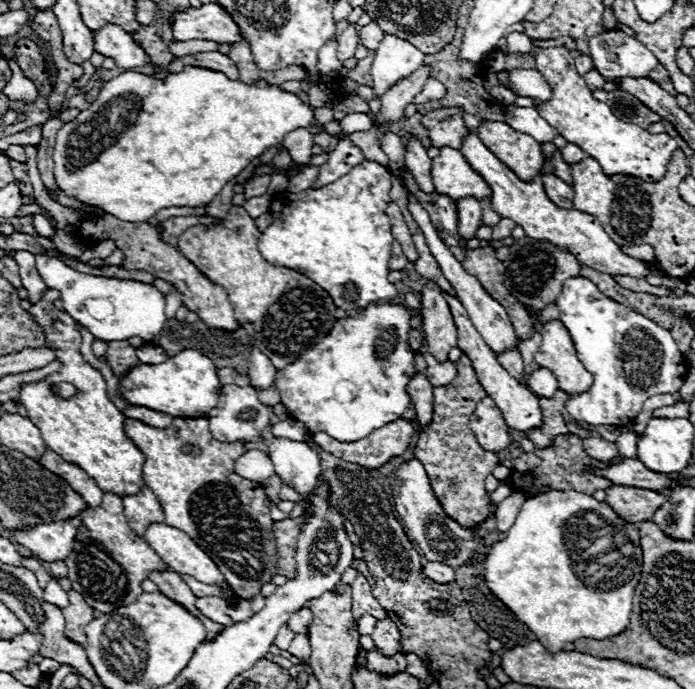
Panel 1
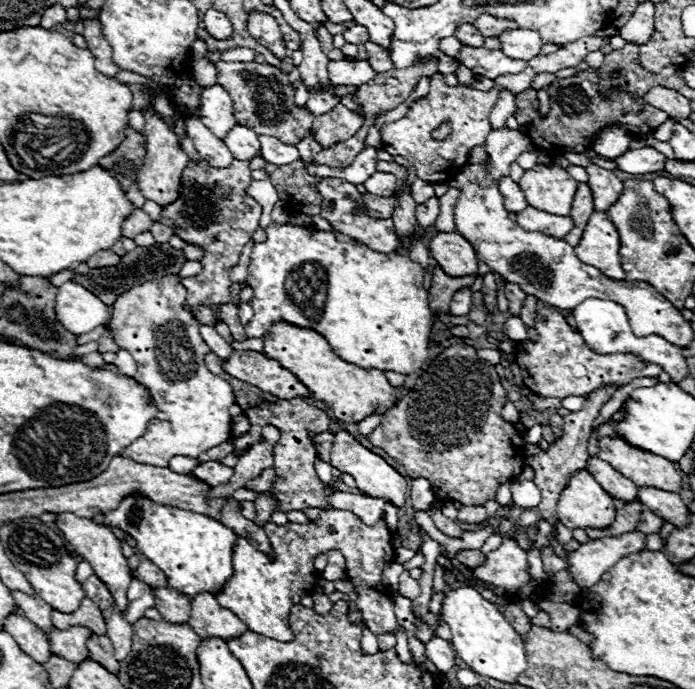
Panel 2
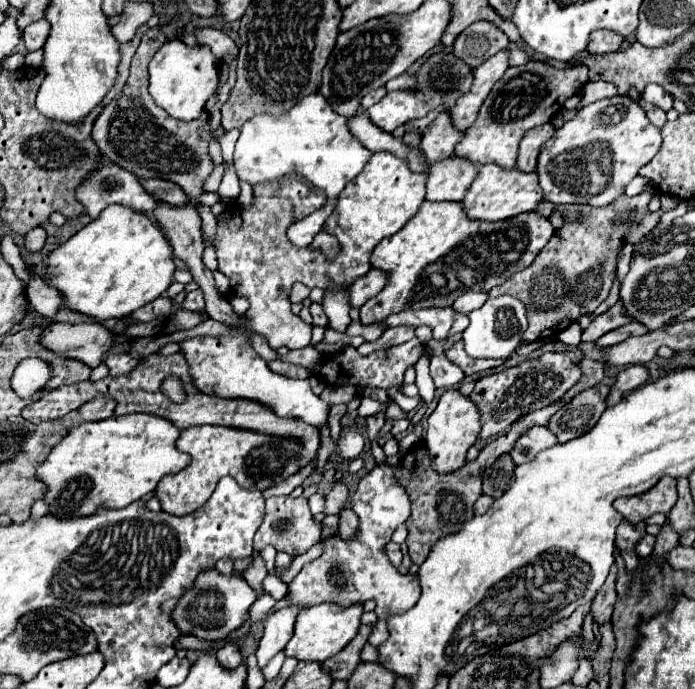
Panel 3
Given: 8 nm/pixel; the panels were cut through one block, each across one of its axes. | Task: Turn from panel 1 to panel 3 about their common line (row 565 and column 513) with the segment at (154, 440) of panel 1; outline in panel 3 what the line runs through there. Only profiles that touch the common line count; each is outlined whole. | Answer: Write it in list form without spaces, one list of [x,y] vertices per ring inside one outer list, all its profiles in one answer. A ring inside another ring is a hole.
[[[426,202],[424,206],[420,206],[420,212],[416,212],[416,216],[412,216],[412,220],[396,234],[396,236],[390,236],[388,240],[382,240],[374,252],[372,252],[372,266],[374,268],[382,268],[382,270],[388,270],[390,272],[390,282],[384,286],[384,290],[376,296],[376,298],[370,298],[362,310],[360,310],[360,322],[362,324],[374,324],[378,320],[386,320],[390,314],[394,312],[400,312],[400,310],[418,310],[418,308],[430,308],[430,306],[452,306],[454,300],[466,292],[488,292],[490,288],[494,286],[500,286],[504,284],[508,278],[512,278],[516,272],[528,268],[532,264],[532,260],[536,258],[536,254],[544,248],[544,244],[550,240],[552,236],[552,224],[550,220],[546,220],[544,216],[540,216],[538,212],[524,212],[524,214],[518,214],[518,216],[512,216],[508,220],[500,220],[500,222],[488,222],[488,220],[472,220],[464,214],[464,204],[460,202]]]

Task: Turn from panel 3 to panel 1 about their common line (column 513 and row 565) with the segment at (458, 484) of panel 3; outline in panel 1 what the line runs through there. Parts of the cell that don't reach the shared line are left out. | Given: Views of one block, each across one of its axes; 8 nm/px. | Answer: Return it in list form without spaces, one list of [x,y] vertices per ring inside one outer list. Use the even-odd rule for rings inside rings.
[[[426,562],[424,564],[424,574],[428,578],[432,578],[434,582],[442,582],[442,584],[452,582],[452,568],[444,566],[442,562]]]

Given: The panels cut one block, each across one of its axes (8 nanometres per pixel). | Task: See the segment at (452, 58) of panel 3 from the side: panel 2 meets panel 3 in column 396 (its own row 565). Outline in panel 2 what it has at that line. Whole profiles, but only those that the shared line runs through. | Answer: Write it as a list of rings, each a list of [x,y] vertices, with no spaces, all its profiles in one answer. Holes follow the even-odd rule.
[[[72,512],[58,514],[58,516],[56,516],[56,526],[58,526],[58,530],[62,532],[62,536],[72,544],[72,548],[94,568],[96,576],[108,586],[110,594],[114,596],[116,606],[120,606],[120,610],[126,610],[126,604],[128,604],[126,590],[128,590],[128,586],[130,586],[130,582],[132,582],[132,576],[130,576],[130,572],[128,572],[126,558],[122,556],[120,540],[114,536],[114,532],[112,532],[108,526],[96,524],[96,522],[90,520],[90,518],[80,518],[80,516],[72,514]]]

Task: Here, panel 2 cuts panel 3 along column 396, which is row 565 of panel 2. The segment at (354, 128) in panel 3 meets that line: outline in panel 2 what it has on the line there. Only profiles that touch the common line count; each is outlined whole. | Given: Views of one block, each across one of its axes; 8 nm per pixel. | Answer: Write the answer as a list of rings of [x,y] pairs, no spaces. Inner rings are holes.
[[[142,560],[136,568],[136,578],[146,582],[148,586],[168,586],[166,574],[150,560]]]

